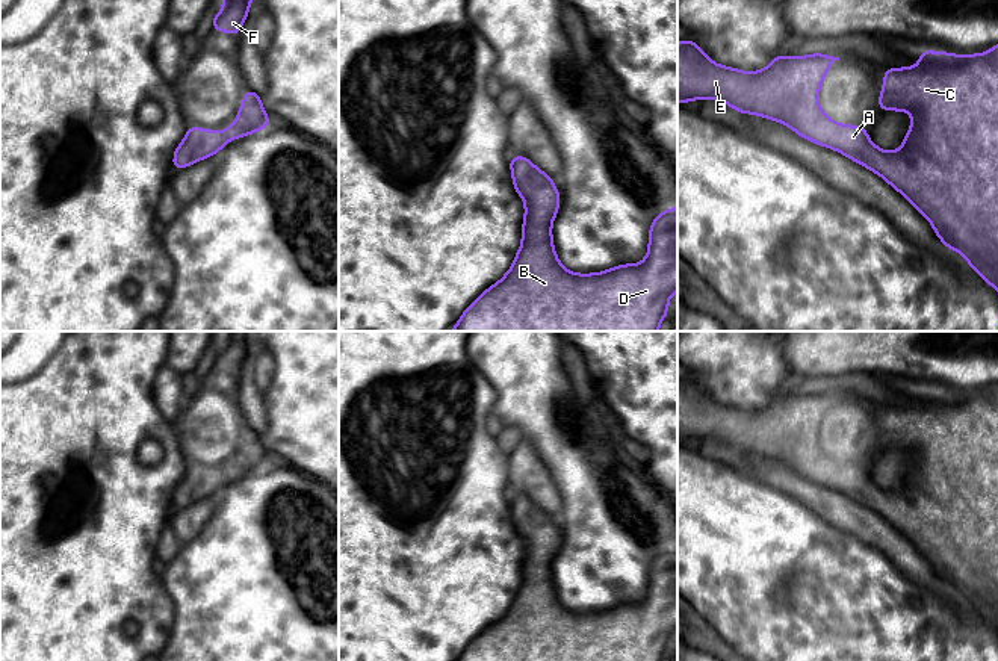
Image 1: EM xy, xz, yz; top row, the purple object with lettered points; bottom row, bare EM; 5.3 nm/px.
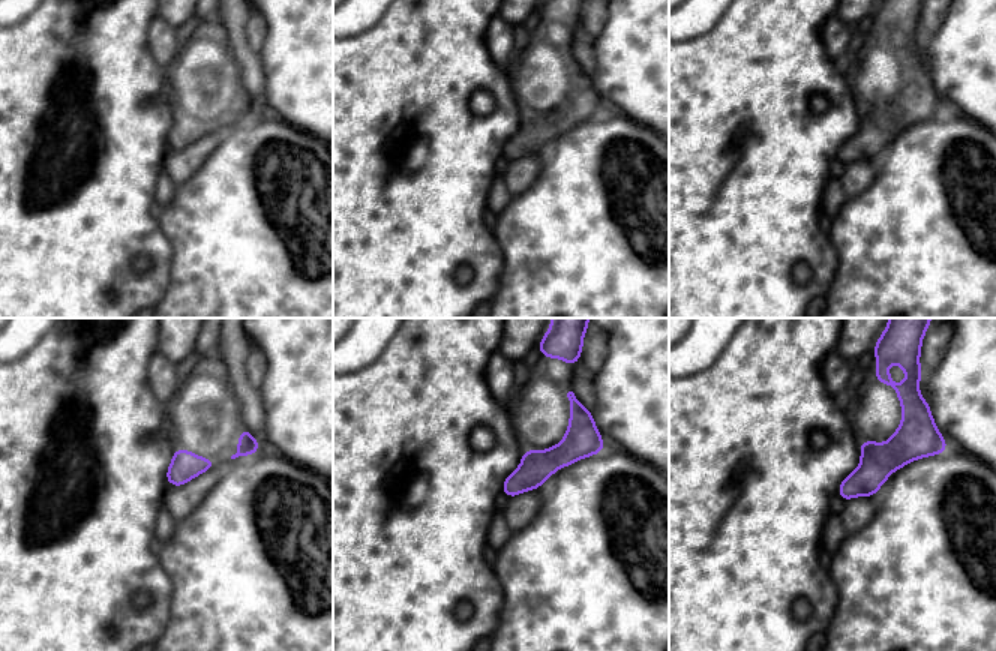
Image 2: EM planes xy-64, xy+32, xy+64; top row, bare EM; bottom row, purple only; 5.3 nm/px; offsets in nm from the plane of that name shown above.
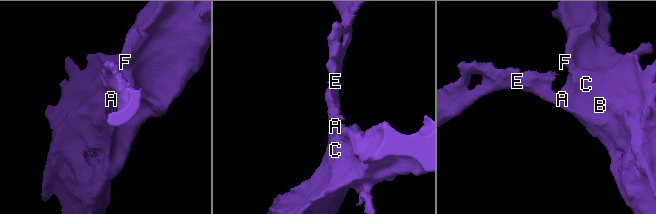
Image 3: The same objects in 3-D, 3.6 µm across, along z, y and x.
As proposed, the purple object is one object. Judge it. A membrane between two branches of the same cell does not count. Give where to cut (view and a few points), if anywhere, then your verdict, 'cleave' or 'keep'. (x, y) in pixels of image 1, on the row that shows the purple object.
no cut; keep

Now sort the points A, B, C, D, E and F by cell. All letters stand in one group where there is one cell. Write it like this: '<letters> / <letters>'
A B C D E F

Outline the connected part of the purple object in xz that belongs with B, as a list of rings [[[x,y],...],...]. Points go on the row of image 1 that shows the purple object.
[[[511,156],[510,168],[514,189],[525,201],[522,247],[510,271],[464,310],[451,331],[658,331],[668,299],[677,292],[677,207],[653,219],[641,263],[573,274],[559,263],[553,248],[552,221],[559,192],[552,177],[523,156]]]

